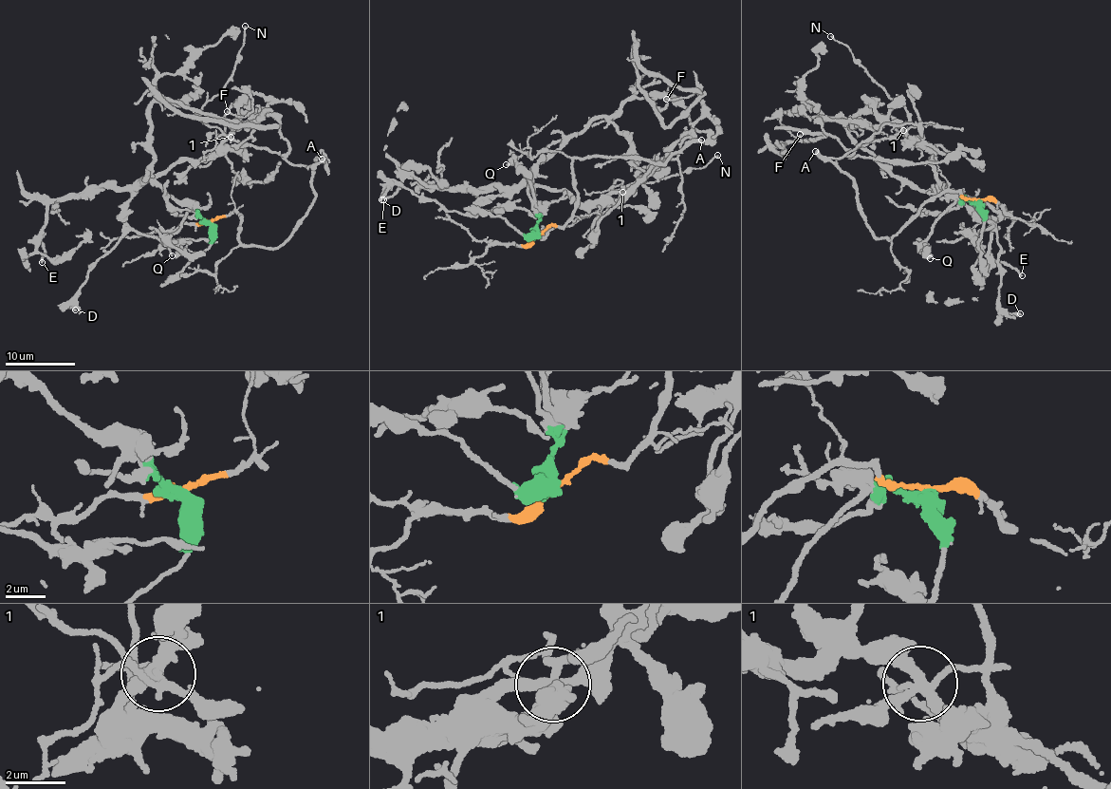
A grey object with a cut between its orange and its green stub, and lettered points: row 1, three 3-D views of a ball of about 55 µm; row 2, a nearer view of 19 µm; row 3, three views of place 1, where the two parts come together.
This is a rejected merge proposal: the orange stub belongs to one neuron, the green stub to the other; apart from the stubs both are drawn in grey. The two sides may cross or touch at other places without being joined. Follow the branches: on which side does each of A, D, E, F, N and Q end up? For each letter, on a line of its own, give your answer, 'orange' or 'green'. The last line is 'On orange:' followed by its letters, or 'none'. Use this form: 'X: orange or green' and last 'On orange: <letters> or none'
A: orange
D: green
E: green
F: green
N: orange
Q: green
On orange: A, N

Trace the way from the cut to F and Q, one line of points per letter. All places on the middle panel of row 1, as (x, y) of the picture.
F: (538, 234), (538, 185), (582, 204), (622, 193), (659, 165), (702, 116), (700, 93), (666, 98)
Q: (538, 234), (538, 213), (525, 174), (513, 163), (507, 165)

